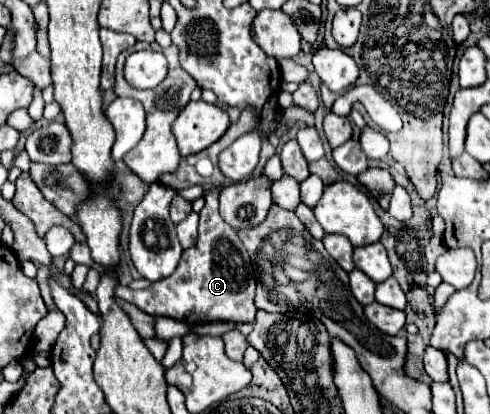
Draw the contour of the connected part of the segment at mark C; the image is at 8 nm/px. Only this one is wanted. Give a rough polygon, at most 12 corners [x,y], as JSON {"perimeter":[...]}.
{"perimeter":[[206,194],[198,240],[146,290],[116,296],[186,324],[254,322],[256,278]]}

